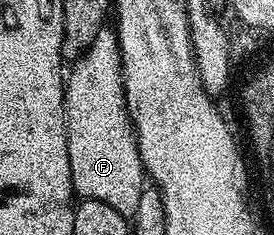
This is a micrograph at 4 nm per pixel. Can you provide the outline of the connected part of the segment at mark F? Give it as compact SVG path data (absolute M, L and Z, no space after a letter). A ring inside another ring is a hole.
M106 27L95 35L95 43L72 62L65 82L65 126L67 155L71 159L73 192L86 201L107 203L126 219L139 207L139 195L147 187L145 164L137 150L137 133L125 101L125 76L121 70L121 48L116 32Z

